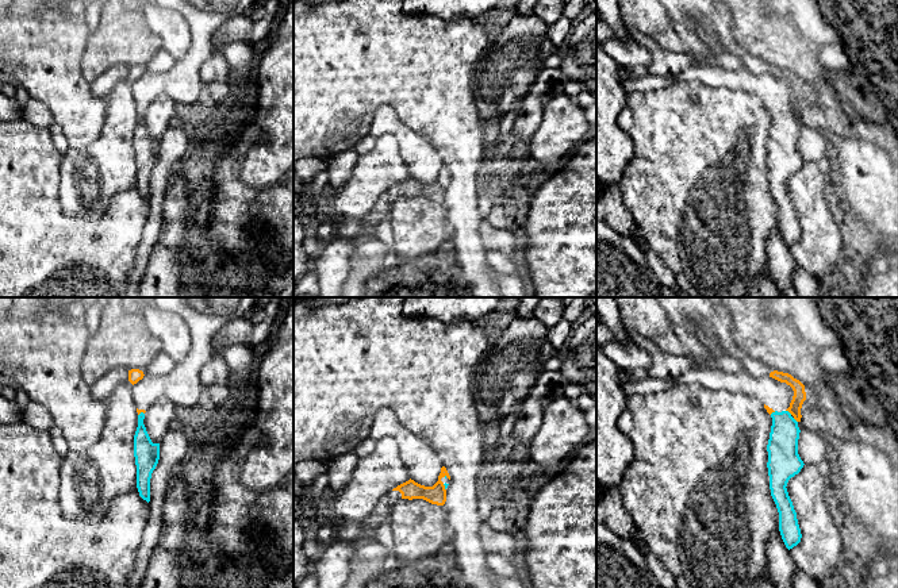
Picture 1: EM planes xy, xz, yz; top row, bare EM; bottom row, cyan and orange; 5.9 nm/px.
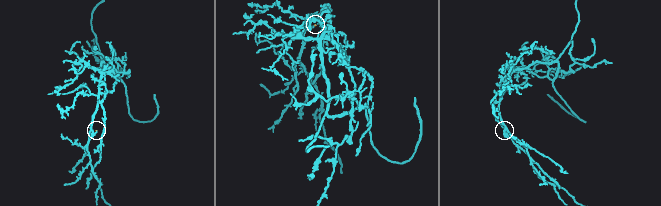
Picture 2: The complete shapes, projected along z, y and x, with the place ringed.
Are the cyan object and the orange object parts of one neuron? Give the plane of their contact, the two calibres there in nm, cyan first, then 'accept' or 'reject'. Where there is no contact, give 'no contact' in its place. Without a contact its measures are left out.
yz | 180/80 nm | reject

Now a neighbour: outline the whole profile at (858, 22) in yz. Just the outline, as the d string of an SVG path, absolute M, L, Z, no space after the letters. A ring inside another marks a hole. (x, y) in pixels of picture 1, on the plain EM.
M817 0L825 22L837 31L851 70L866 78L886 108L898 135L898 0Z

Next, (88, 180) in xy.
M119 81L105 97L105 122L99 138L77 154L61 158L58 200L62 211L73 216L99 218L115 193L137 185L134 132L138 124L135 97L126 81Z

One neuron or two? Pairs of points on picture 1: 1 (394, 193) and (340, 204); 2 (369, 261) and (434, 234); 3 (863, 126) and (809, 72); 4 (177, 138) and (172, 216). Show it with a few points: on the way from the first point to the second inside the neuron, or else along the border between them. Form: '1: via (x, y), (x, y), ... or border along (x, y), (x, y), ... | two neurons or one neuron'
1: border along (391, 187), (387, 192) | two neurons
2: border along (350, 264), (356, 254), (379, 253), (384, 269) | two neurons
3: via (845, 123), (829, 107), (824, 89) | one neuron
4: border along (167, 191), (162, 199), (161, 222) | two neurons

